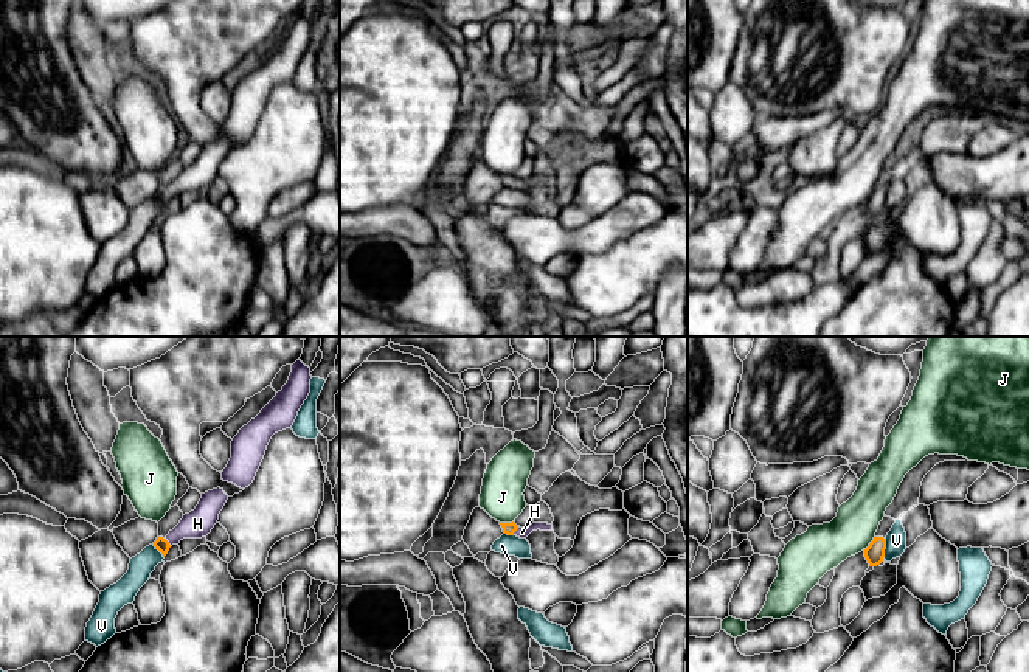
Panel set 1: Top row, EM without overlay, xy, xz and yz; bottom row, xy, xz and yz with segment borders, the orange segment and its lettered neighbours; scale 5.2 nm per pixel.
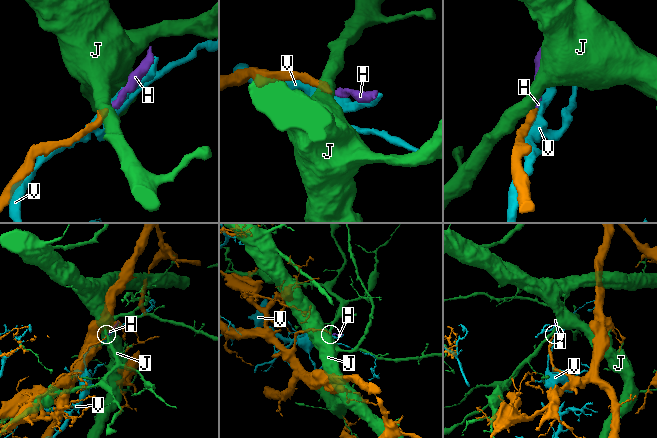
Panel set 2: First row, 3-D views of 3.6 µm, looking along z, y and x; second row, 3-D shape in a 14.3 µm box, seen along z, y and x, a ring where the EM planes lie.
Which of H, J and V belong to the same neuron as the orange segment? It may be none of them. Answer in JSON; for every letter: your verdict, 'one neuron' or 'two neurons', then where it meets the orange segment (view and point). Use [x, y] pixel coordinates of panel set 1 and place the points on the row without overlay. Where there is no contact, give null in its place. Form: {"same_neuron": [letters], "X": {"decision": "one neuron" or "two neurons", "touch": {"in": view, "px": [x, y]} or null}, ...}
{"same_neuron": ["H"], "H": {"decision": "one neuron", "touch": {"in": "xz", "px": [516, 182]}}, "J": {"decision": "two neurons", "touch": {"in": "xz", "px": [506, 176]}}, "V": {"decision": "two neurons", "touch": {"in": "yz", "px": [885, 200]}}}

